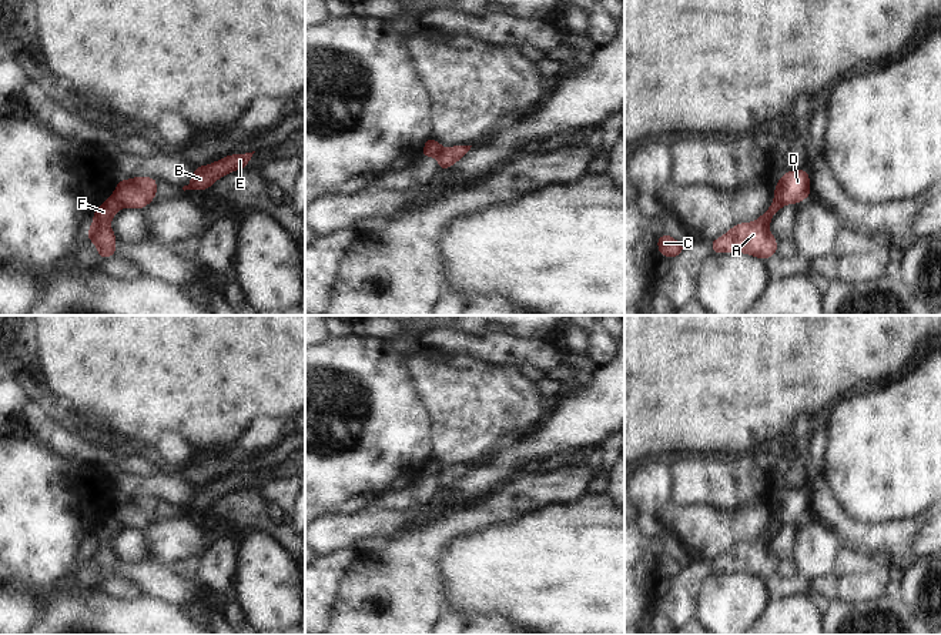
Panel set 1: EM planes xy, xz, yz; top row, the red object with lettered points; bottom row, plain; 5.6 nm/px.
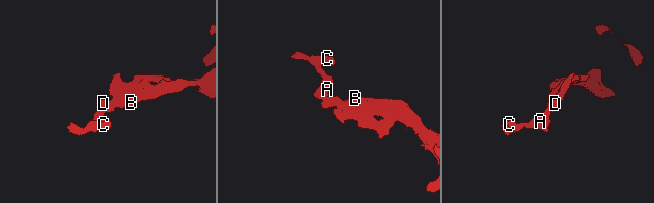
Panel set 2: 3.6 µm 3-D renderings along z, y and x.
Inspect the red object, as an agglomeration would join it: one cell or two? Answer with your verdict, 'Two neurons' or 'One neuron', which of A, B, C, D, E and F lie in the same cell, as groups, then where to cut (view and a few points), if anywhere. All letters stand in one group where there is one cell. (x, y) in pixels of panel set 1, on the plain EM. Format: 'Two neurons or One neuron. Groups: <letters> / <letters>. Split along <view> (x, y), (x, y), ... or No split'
Two neurons. Groups: A C F / B D E. Split along xy (111, 515), (123, 525)

